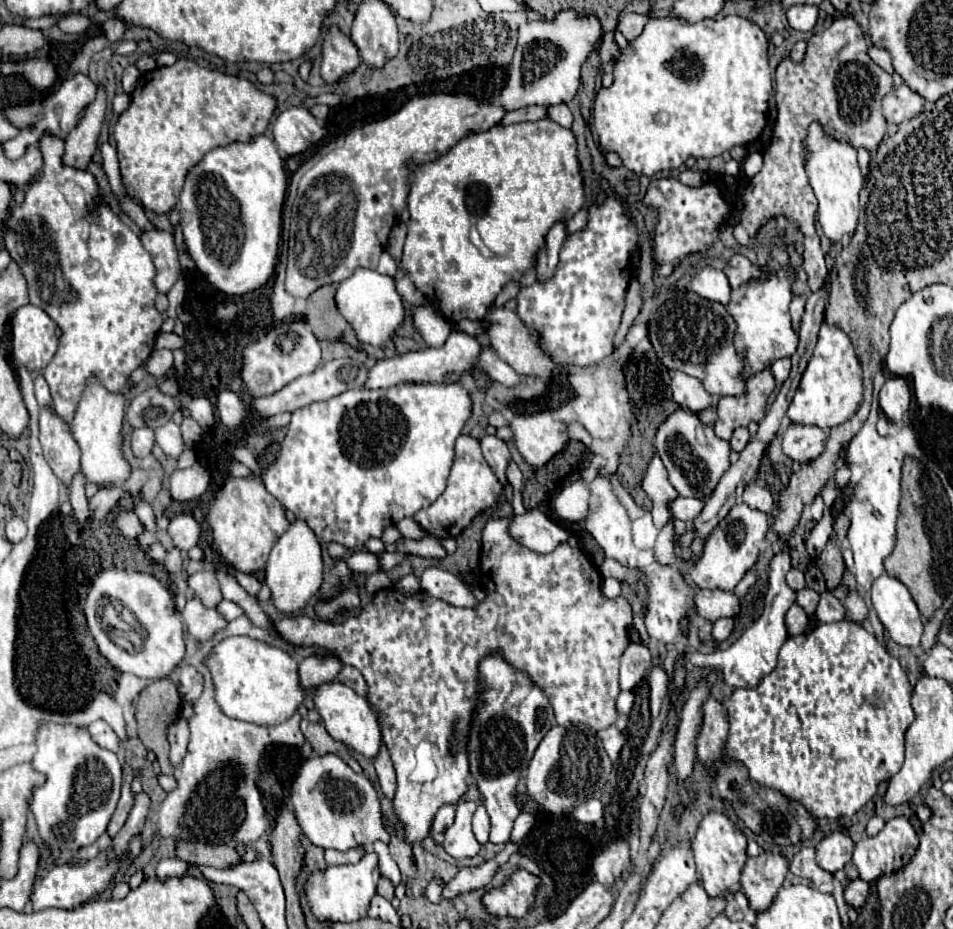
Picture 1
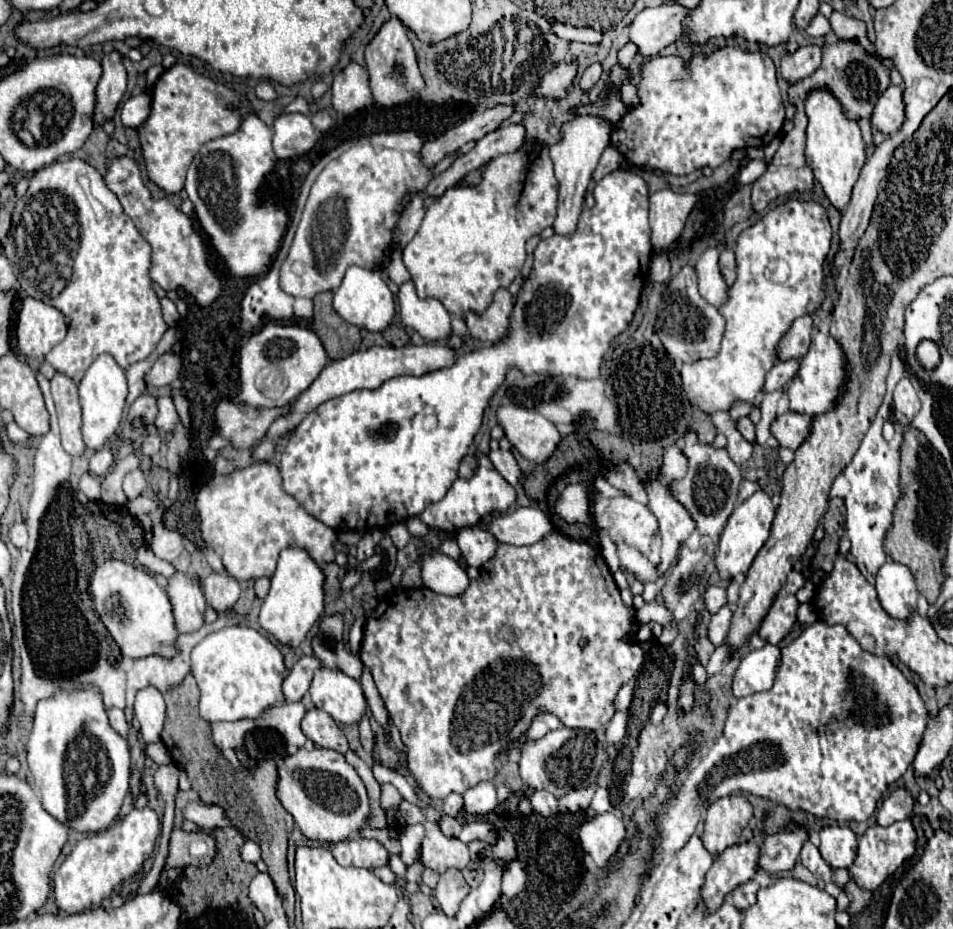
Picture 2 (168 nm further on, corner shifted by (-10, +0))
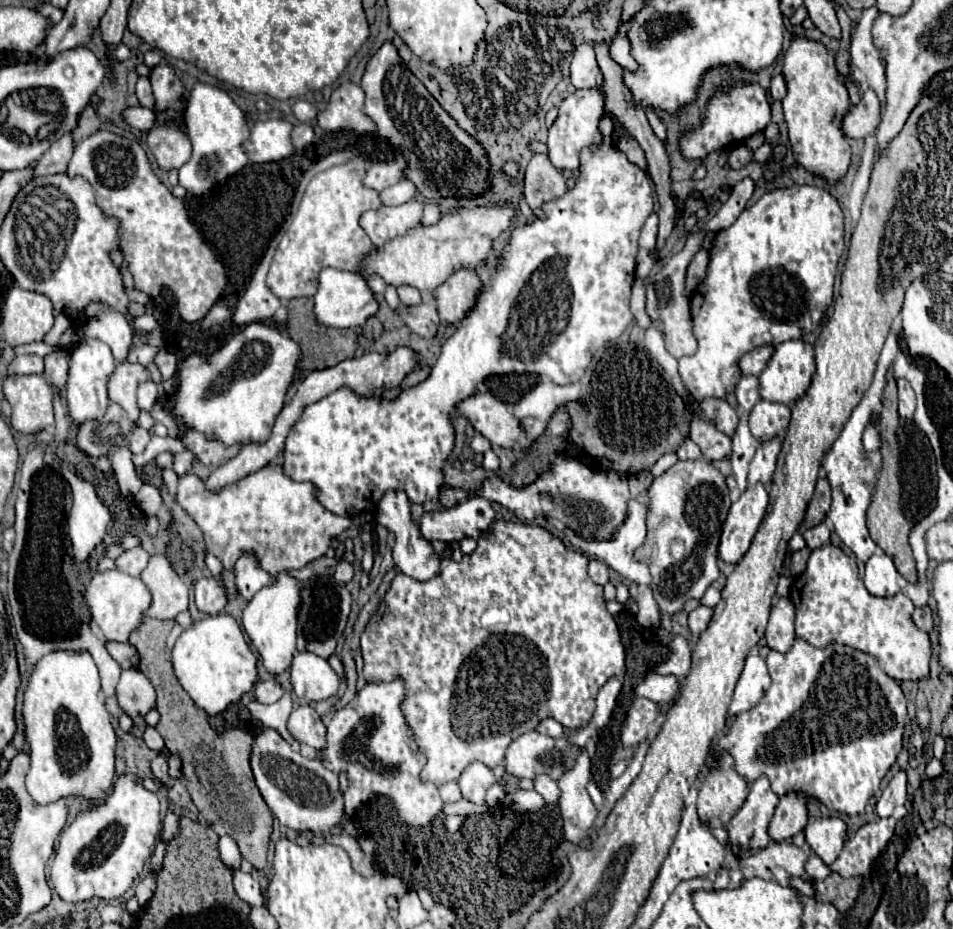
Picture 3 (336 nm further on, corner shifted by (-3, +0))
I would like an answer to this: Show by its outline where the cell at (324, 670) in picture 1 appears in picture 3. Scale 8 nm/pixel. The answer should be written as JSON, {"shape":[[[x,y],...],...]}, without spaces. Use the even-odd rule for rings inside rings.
{"shape":[[[276,680],[256,682],[256,686],[254,686],[254,698],[256,698],[256,702],[272,704],[272,702],[276,702],[282,694],[284,694],[284,690],[282,690],[282,686],[280,686]]]}

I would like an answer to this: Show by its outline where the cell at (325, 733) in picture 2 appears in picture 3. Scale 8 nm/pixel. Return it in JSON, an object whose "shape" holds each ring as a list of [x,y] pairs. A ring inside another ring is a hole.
{"shape":[[[308,704],[292,710],[292,714],[288,718],[288,732],[298,742],[308,744],[316,750],[324,748],[324,744],[326,744],[326,728],[322,724],[322,718]]]}

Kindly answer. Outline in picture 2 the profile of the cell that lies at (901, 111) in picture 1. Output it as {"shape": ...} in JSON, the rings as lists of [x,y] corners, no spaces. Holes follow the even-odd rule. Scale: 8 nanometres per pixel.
{"shape":[[[889,86],[877,100],[877,106],[871,116],[871,124],[883,132],[891,134],[903,126],[903,88]]]}

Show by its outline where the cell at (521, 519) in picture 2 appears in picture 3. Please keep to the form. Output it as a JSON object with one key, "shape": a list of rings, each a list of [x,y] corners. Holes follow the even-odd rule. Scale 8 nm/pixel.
{"shape":[[[470,498],[464,504],[458,504],[450,510],[426,512],[418,520],[420,536],[428,542],[442,540],[454,542],[464,536],[478,538],[480,532],[488,530],[494,522],[494,510],[486,498]]]}

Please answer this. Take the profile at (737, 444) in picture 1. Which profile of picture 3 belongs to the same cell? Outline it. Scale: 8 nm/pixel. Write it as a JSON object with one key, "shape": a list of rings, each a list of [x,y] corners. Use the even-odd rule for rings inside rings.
{"shape":[[[704,398],[700,400],[700,408],[706,416],[706,420],[710,420],[720,432],[732,436],[736,426],[738,426],[738,416],[736,416],[736,410],[726,402],[726,400],[720,400],[720,398]]]}

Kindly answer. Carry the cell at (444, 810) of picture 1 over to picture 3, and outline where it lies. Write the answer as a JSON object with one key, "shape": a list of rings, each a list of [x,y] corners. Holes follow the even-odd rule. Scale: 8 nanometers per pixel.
{"shape":[[[446,782],[446,784],[442,784],[442,786],[440,786],[440,796],[442,796],[444,802],[456,802],[456,800],[462,798],[460,788],[458,788],[456,782]]]}

